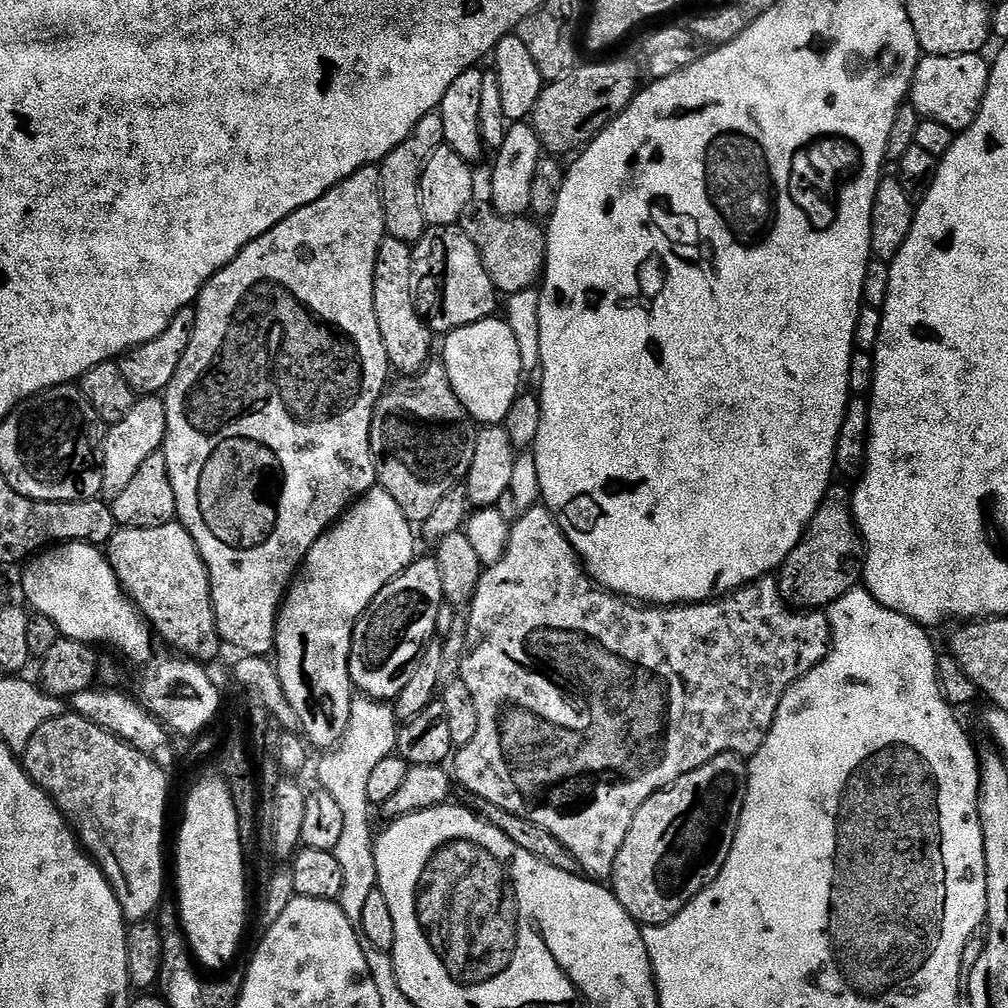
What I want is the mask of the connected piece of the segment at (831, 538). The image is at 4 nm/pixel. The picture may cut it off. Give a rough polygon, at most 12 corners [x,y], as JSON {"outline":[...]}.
{"outline":[[822,506],[790,557],[799,603],[861,587],[866,544],[848,508]]}

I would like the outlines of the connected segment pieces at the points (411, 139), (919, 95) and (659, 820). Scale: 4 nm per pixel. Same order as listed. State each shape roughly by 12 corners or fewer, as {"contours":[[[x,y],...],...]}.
{"contours":[[[428,112],[382,161],[387,235],[407,241],[426,225],[422,161],[444,141]],[[980,52],[925,55],[910,89],[921,117],[967,126],[993,65]],[[723,752],[636,811],[610,873],[648,926],[716,881],[748,760]]]}

